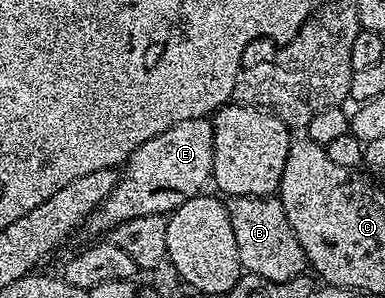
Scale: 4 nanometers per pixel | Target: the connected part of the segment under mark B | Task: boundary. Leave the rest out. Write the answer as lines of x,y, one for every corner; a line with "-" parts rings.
239,194
229,199
228,213
232,232
236,236
238,258
243,271
254,278
267,278
273,282
286,282
307,269
306,253
288,224
288,216
277,196
251,196

